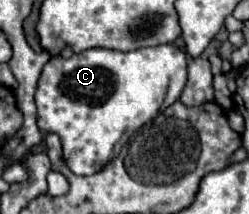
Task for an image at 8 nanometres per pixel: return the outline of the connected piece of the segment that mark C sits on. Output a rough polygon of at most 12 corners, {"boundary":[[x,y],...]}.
{"boundary":[[173,44],[51,58],[35,94],[73,174],[99,172],[187,82]]}

